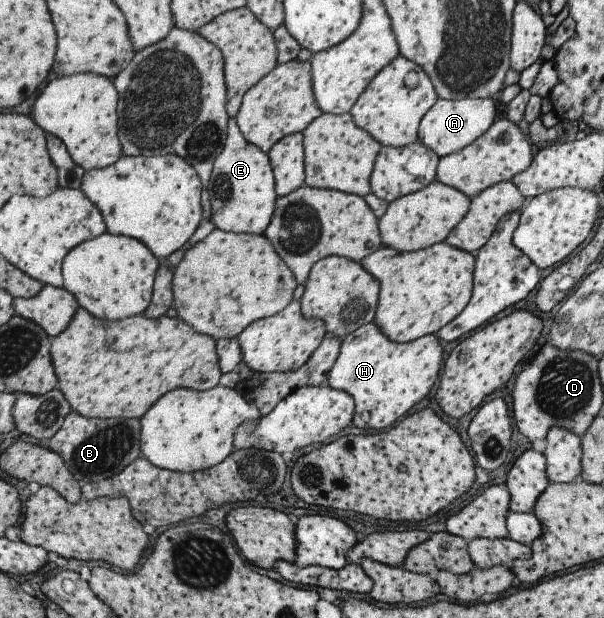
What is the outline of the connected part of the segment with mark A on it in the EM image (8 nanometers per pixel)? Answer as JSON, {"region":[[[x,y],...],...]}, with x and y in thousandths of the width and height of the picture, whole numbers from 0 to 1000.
{"region":[[[768,159],[725,163],[712,173],[694,202],[694,225],[727,254],[738,254],[785,231],[820,196],[821,170],[815,159]]]}

